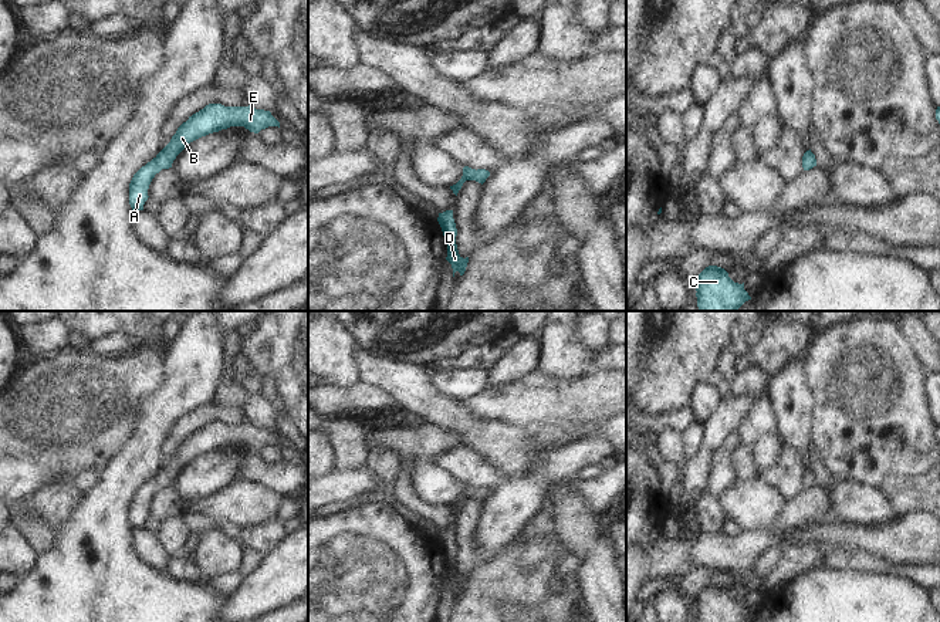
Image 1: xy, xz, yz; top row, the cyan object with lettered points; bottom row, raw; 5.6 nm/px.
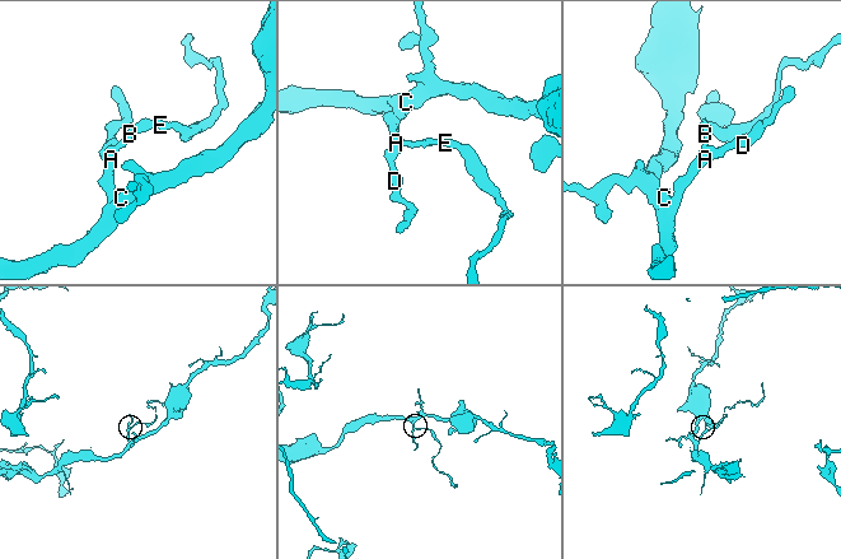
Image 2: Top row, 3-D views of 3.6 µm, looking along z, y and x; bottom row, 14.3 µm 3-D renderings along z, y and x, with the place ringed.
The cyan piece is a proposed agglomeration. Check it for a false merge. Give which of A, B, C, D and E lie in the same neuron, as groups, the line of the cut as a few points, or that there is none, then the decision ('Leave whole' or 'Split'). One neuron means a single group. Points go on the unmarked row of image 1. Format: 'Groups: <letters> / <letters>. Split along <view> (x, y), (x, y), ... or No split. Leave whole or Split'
Groups: A B C D E. No split. Leave whole

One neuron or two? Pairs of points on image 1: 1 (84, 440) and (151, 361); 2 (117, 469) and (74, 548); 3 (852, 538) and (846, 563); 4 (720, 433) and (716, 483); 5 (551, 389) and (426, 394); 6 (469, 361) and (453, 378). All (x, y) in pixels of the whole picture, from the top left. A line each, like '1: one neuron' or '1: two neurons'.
1: one neuron
2: one neuron
3: two neurons
4: two neurons
5: two neurons
6: two neurons

